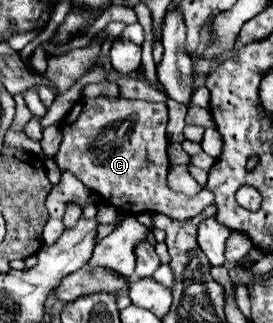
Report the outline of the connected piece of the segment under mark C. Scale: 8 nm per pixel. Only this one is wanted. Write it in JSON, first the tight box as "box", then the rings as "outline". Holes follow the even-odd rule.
{"box":[54,97,214,221],"outline":[[[104,97],[78,99],[60,125],[64,137],[54,159],[62,171],[72,171],[86,187],[98,193],[118,213],[138,215],[146,211],[186,221],[212,205],[214,197],[206,187],[196,197],[180,195],[168,187],[166,123],[168,109],[164,103],[128,101],[122,97],[118,97],[116,101],[108,101]],[[98,137],[106,139],[102,139],[100,143]]]}

